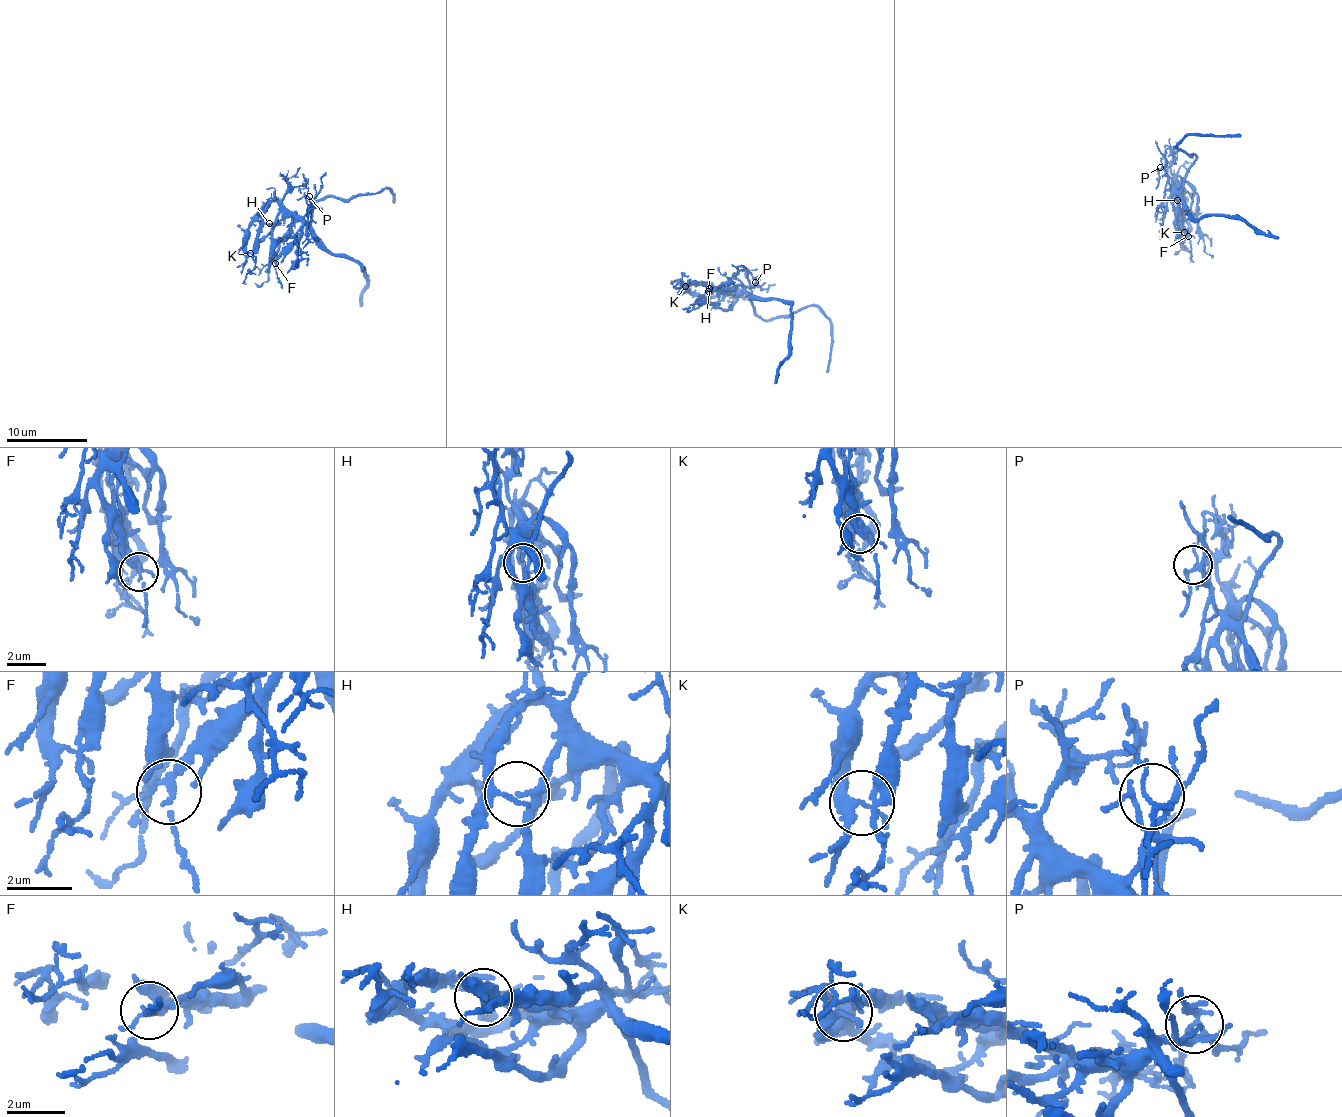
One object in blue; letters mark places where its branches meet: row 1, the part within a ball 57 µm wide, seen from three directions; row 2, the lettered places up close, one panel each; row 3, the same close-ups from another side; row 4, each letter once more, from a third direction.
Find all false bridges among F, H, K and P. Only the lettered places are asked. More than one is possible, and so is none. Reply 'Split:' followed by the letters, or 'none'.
Split: none

